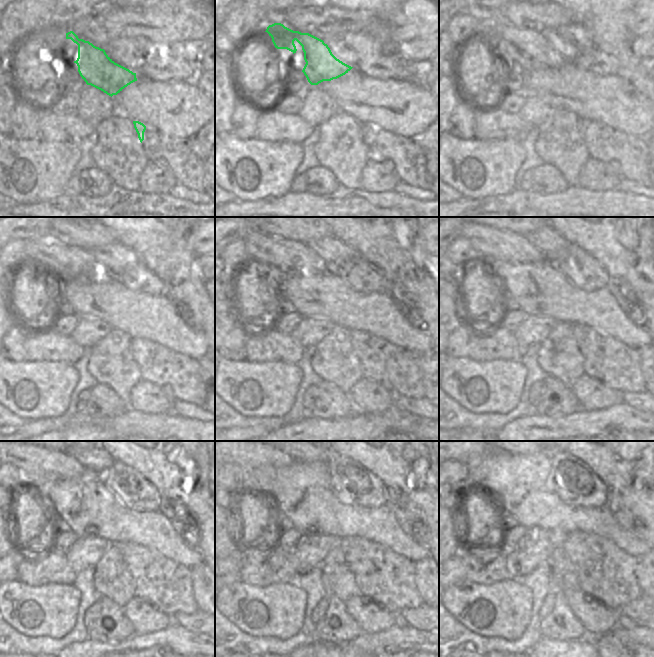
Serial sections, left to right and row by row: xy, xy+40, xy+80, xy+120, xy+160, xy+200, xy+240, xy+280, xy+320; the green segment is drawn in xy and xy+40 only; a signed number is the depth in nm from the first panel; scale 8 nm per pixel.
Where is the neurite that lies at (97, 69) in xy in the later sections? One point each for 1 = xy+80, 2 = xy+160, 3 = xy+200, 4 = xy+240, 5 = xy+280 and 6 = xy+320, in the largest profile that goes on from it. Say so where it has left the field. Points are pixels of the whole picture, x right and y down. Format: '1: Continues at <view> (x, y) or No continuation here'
1: Continues at xy+80 (532, 45)
2: Continues at xy+160 (266, 250)
3: Continues at xy+200 (491, 245)
4: Continues at xy+240 (43, 465)
5: Continues at xy+280 (248, 461)
6: Continues at xy+320 (462, 461).

